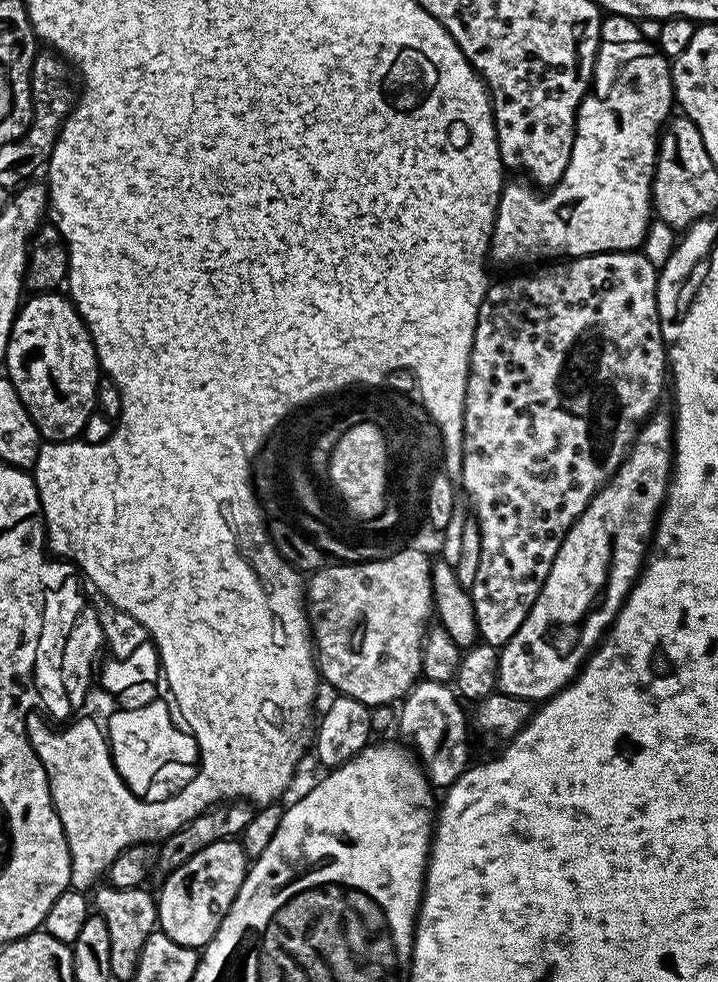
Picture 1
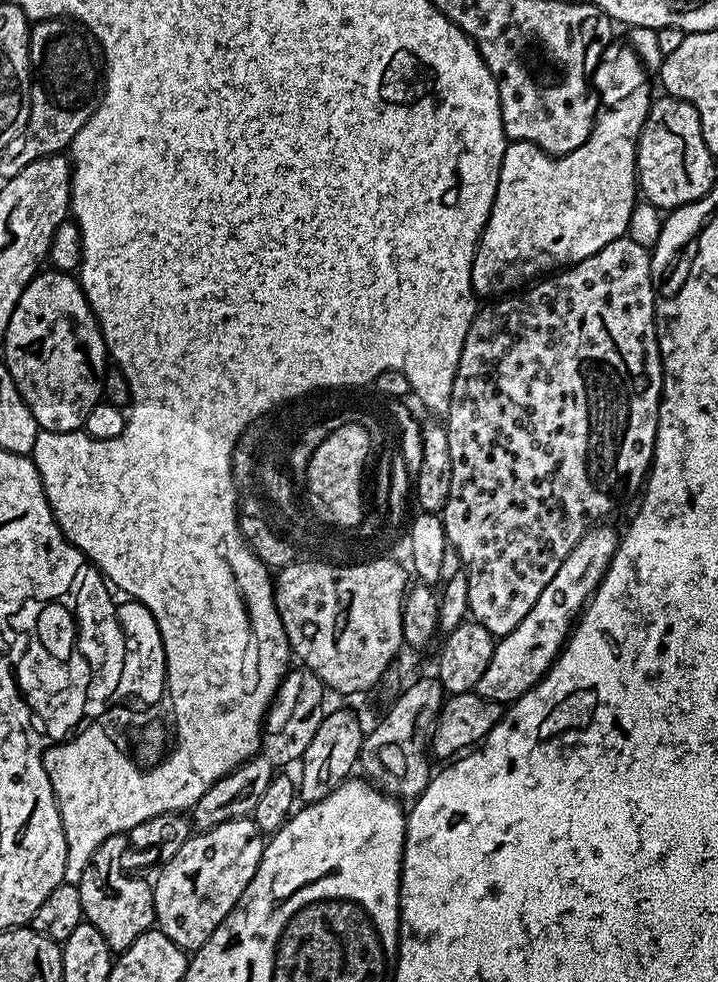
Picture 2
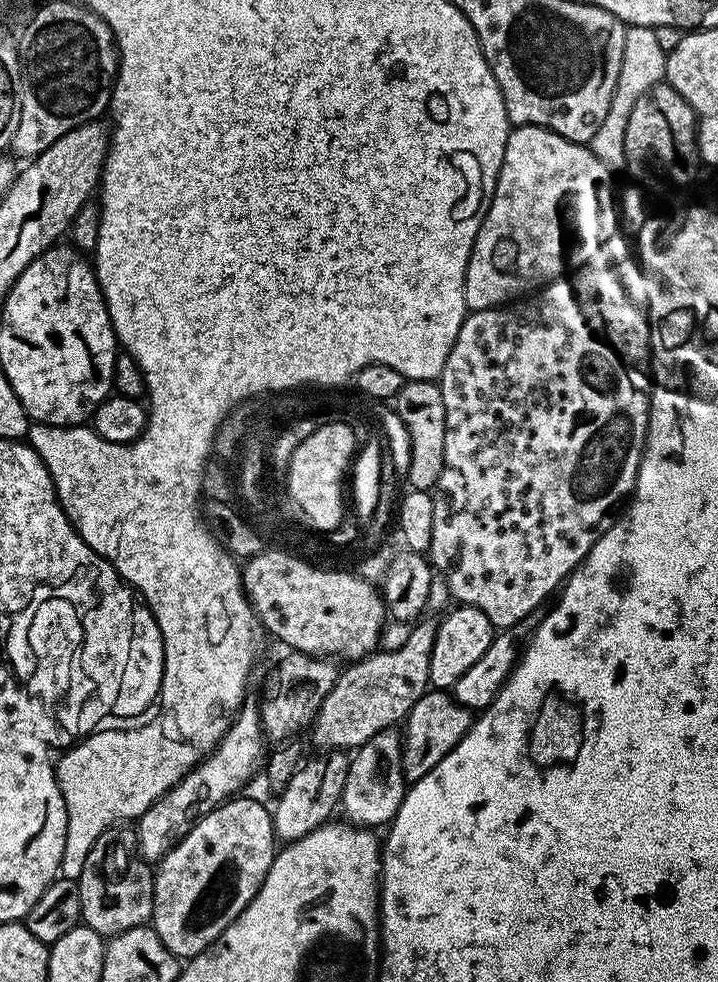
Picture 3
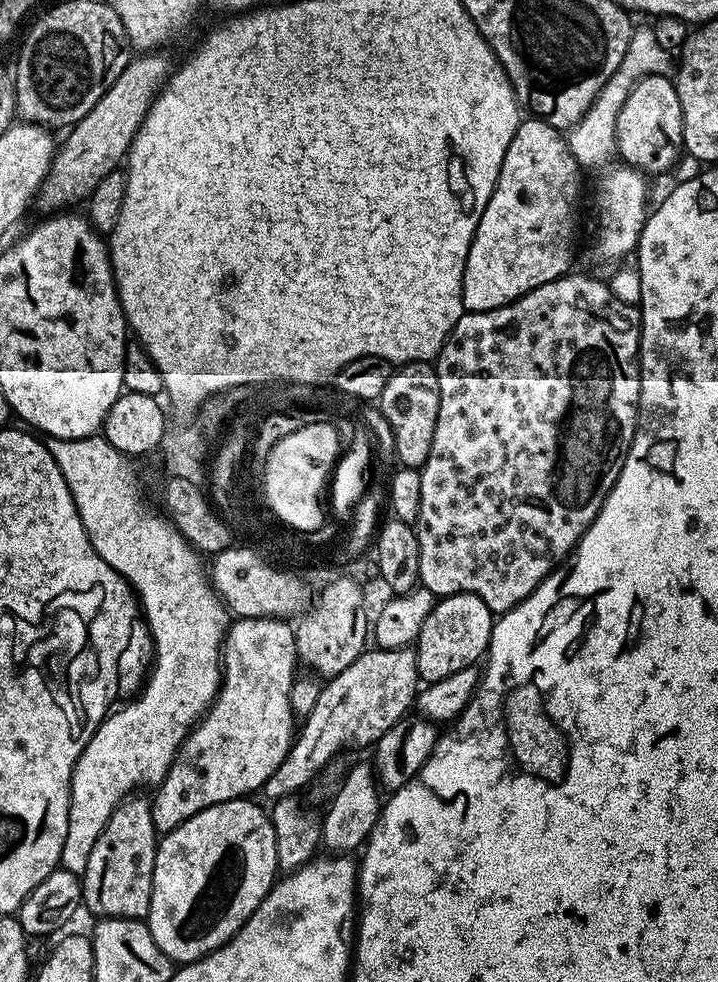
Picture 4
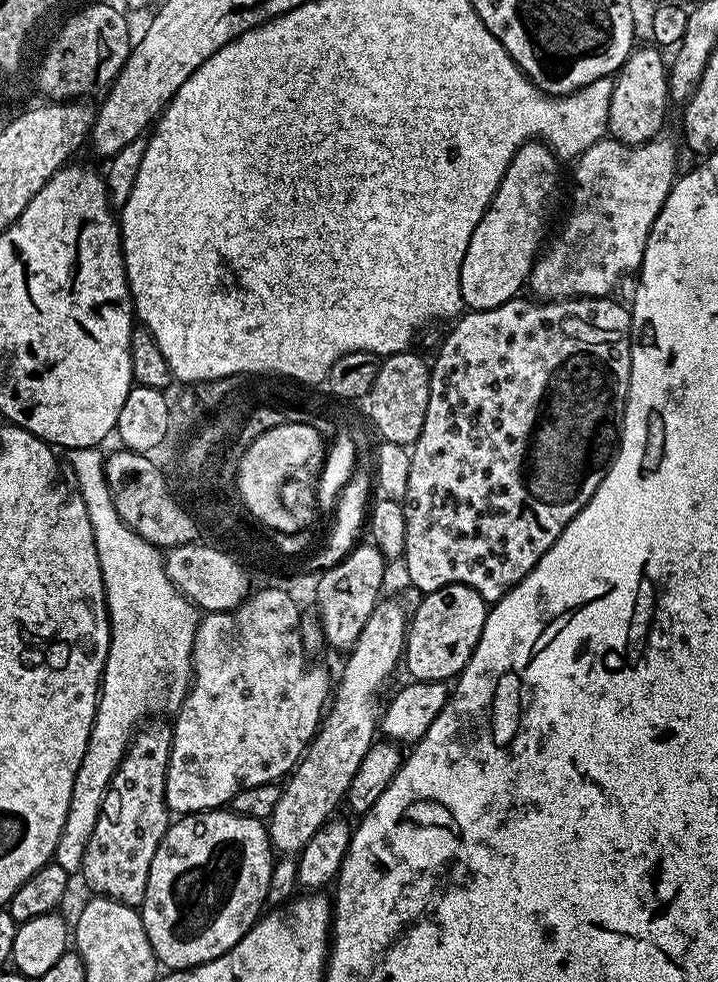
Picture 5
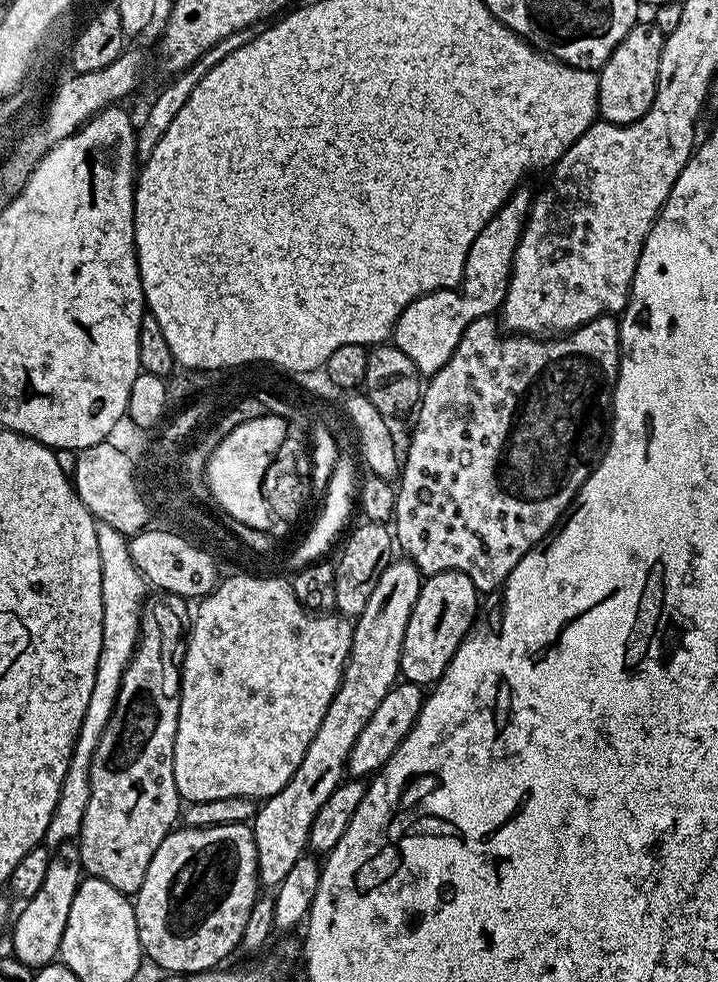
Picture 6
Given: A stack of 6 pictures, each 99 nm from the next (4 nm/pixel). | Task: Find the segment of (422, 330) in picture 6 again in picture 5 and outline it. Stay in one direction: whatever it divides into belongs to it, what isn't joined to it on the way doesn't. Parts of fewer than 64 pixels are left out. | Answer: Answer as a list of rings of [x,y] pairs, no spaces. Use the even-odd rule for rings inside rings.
[[[543,142],[523,144],[514,154],[510,166],[506,166],[506,174],[502,174],[502,182],[492,195],[492,201],[482,214],[478,226],[474,226],[474,234],[470,234],[470,246],[466,246],[466,258],[460,271],[460,288],[464,291],[464,303],[469,309],[481,312],[502,306],[508,300],[517,299],[532,273],[532,265],[536,263],[542,248],[540,235],[544,232],[544,207],[548,199],[556,192],[556,183],[560,180],[561,161],[555,152]]]

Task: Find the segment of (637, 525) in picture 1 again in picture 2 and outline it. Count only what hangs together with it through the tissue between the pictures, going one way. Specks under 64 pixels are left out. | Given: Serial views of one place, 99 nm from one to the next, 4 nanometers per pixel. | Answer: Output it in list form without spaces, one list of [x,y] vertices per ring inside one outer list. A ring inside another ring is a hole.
[[[604,527],[591,528],[580,539],[578,546],[574,546],[574,550],[566,554],[566,562],[558,566],[558,574],[550,578],[546,590],[538,594],[538,602],[534,602],[530,614],[526,614],[526,618],[522,618],[522,622],[518,622],[518,626],[510,634],[496,640],[490,666],[486,666],[486,671],[482,673],[482,678],[478,678],[474,689],[482,698],[490,698],[501,706],[507,706],[547,676],[549,666],[555,662],[569,638],[574,621],[596,593],[596,588],[606,574],[608,563],[616,552],[618,532]]]

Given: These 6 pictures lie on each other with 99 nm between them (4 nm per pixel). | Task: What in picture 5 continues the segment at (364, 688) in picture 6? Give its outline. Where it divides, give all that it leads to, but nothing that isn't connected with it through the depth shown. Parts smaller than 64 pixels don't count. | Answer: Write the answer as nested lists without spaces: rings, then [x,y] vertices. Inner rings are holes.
[[[384,598],[377,604],[362,634],[347,653],[344,673],[340,685],[335,685],[330,707],[325,711],[319,728],[316,729],[312,743],[308,745],[299,764],[292,769],[286,783],[280,789],[278,806],[266,821],[268,839],[273,849],[280,854],[299,854],[318,834],[323,824],[327,824],[336,807],[348,795],[350,782],[358,774],[358,765],[366,758],[366,750],[377,739],[378,725],[382,715],[380,691],[392,676],[396,664],[401,663],[404,655],[404,641],[408,635],[409,613],[396,598]]]

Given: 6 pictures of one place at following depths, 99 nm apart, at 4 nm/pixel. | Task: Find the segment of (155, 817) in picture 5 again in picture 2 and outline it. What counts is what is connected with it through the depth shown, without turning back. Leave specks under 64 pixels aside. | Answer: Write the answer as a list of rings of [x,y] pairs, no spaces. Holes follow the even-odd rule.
[[[121,834],[106,838],[98,850],[86,862],[86,870],[82,870],[82,878],[78,885],[82,894],[82,910],[84,920],[106,938],[106,946],[119,954],[124,952],[143,932],[149,931],[156,924],[156,907],[154,906],[153,885],[136,876],[131,876],[124,869],[124,855],[130,852],[129,837]]]

